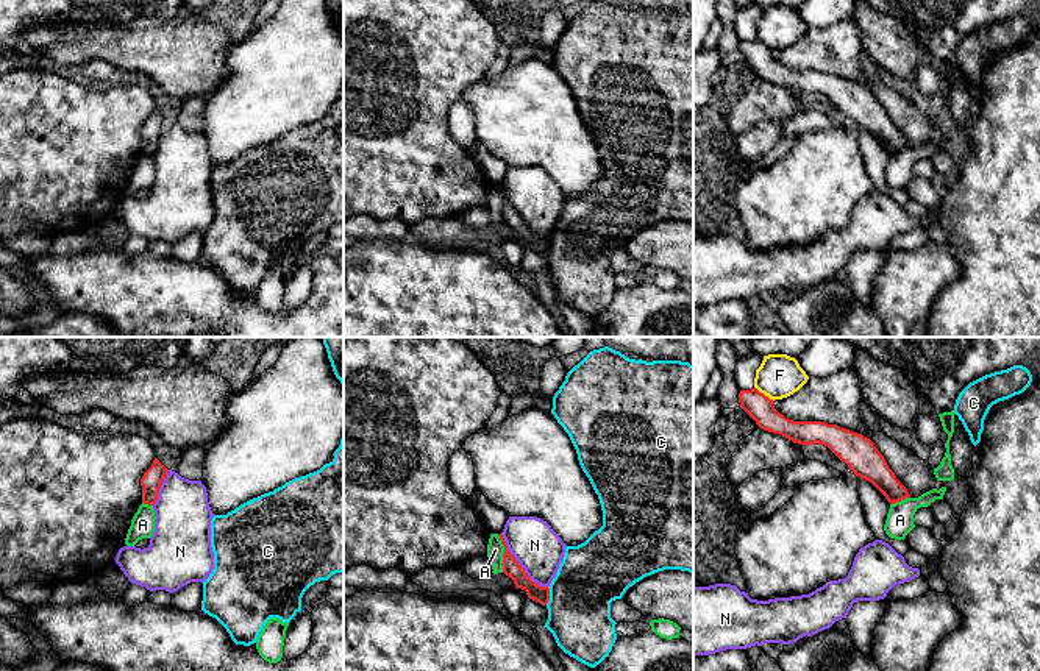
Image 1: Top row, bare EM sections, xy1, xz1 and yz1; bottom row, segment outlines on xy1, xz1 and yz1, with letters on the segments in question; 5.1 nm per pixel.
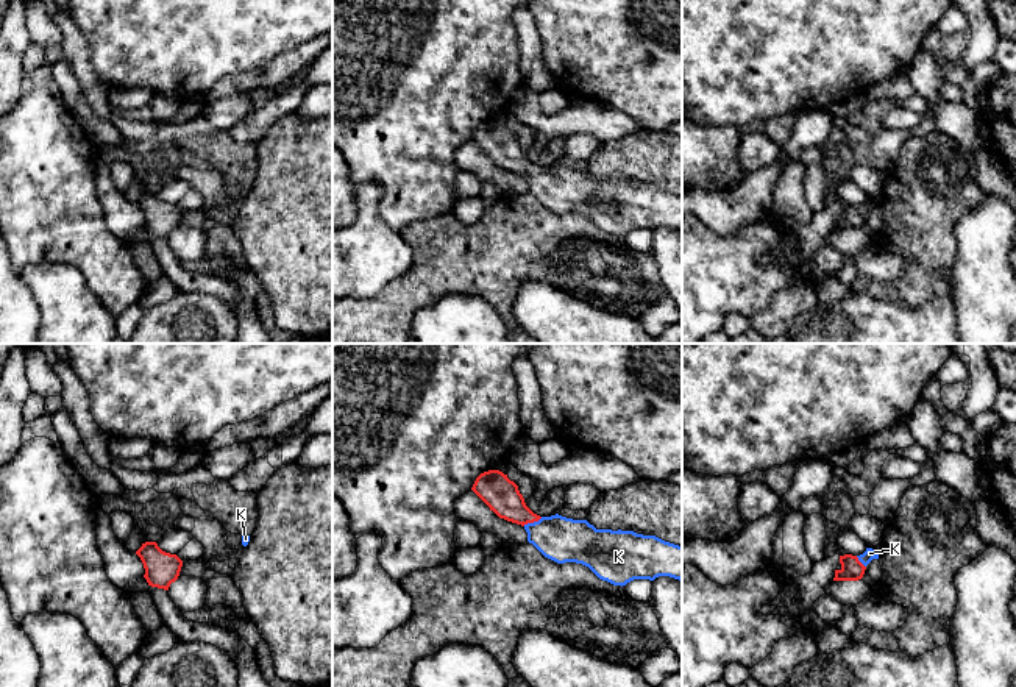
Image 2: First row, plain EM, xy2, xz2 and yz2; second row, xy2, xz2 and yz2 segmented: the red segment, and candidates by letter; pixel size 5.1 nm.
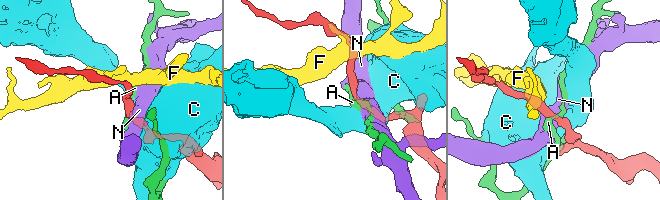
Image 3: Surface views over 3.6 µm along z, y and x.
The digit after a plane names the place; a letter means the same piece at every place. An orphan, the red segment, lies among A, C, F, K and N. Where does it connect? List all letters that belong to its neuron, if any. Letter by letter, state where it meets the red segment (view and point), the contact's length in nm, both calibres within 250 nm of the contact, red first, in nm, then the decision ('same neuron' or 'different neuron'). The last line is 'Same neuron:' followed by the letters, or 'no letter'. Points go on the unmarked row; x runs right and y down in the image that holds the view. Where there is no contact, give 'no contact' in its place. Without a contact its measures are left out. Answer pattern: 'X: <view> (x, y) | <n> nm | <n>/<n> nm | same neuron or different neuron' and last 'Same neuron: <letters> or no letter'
A: xz1 (505, 203) | 200 nm | 90/90 nm | different neuron
C: xz1 (548, 247) | 100 nm | 90/340 nm | different neuron
F: yz1 (762, 44) | 130 nm | 140/220 nm | different neuron
K: xz2 (532, 172) | 110 nm | 180/240 nm | same neuron
N: xz1 (519, 216) | 380 nm | 90/240 nm | different neuron
Same neuron: K

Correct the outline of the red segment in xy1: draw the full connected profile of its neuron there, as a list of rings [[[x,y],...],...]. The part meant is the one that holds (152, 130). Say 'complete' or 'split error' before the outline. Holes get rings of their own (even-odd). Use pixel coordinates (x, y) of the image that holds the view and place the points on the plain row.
complete | [[[155,108],[151,117],[144,123],[141,130],[142,153],[153,156],[158,150],[158,144],[169,120]]]

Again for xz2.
split error | [[[499,120],[481,123],[471,141],[499,169],[521,175],[545,208],[588,217],[599,230],[626,236],[634,230],[670,226],[682,231],[682,197],[634,181],[596,180],[587,170],[559,164],[540,167],[524,153],[518,136]]]

